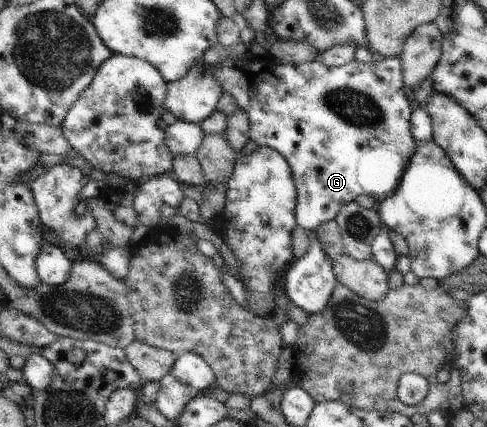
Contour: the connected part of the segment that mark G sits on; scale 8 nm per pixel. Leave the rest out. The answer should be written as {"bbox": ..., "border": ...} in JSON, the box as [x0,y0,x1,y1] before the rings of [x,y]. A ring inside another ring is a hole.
{"bbox":[212,53,417,231],"border":[[[266,53],[262,56],[248,56],[236,60],[226,59],[212,68],[215,70],[217,79],[221,82],[223,92],[229,92],[229,95],[238,103],[238,107],[243,108],[248,113],[251,140],[254,140],[260,147],[270,147],[277,150],[291,166],[297,190],[295,217],[297,224],[302,228],[307,231],[317,229],[321,224],[334,219],[340,208],[350,201],[354,201],[357,196],[373,196],[381,202],[397,191],[411,156],[417,149],[417,142],[411,135],[410,121],[413,109],[410,100],[404,93],[404,87],[406,86],[403,83],[402,59],[399,56],[385,58],[375,56],[374,60],[368,63],[363,63],[363,61],[354,58],[342,66],[328,67],[316,60],[301,65],[294,63],[282,64]]]}

